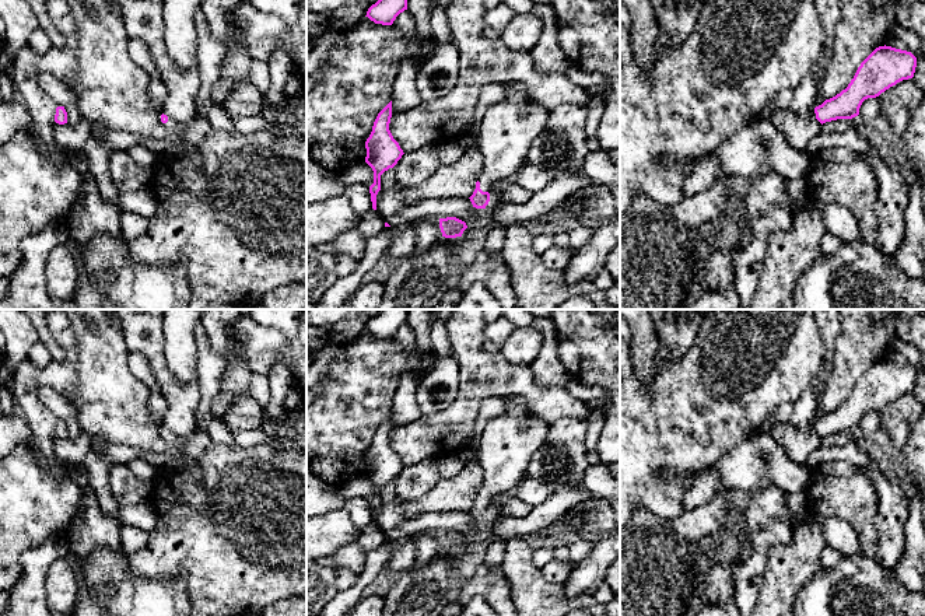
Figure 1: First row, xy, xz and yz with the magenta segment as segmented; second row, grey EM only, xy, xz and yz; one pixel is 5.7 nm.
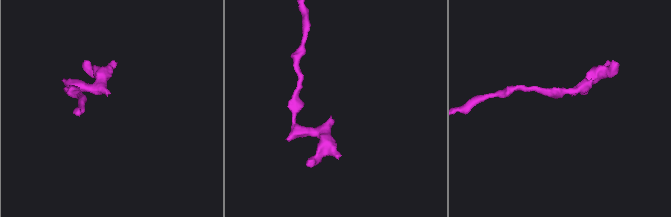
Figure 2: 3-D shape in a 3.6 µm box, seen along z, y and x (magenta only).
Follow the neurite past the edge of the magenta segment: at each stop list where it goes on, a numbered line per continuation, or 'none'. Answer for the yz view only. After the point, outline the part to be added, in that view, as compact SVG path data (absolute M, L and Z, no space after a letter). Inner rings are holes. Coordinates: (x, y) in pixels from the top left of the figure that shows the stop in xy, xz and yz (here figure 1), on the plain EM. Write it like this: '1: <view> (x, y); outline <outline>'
none

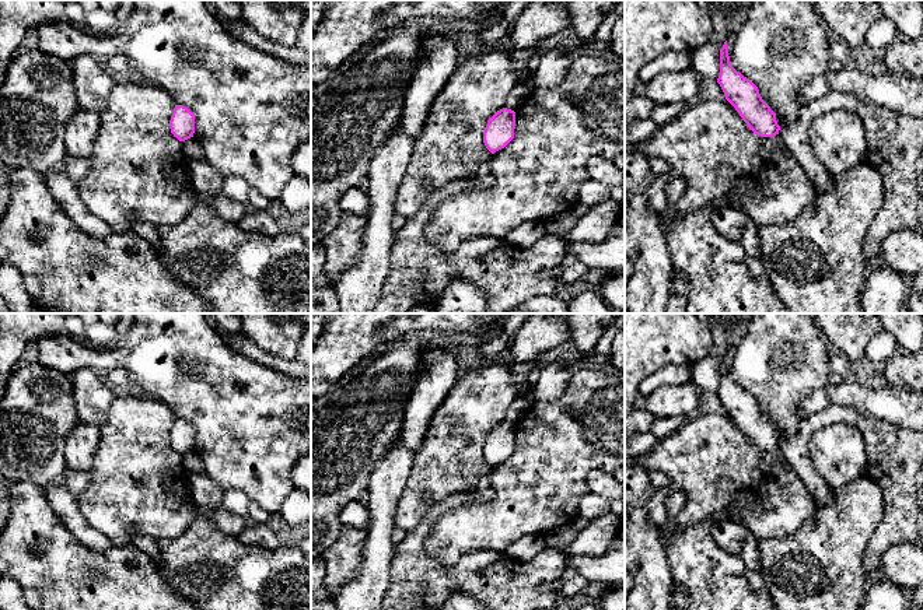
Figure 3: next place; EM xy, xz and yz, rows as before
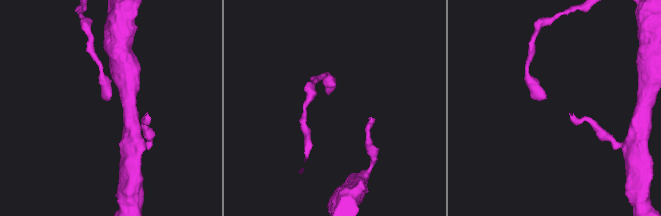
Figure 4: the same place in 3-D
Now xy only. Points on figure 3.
none

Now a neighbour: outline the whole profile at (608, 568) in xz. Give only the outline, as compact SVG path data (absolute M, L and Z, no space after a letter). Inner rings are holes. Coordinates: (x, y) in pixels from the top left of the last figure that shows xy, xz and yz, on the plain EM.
M625 513L622 527L611 550L602 555L569 555L566 567L573 568L588 582L602 582L612 588L625 588Z

